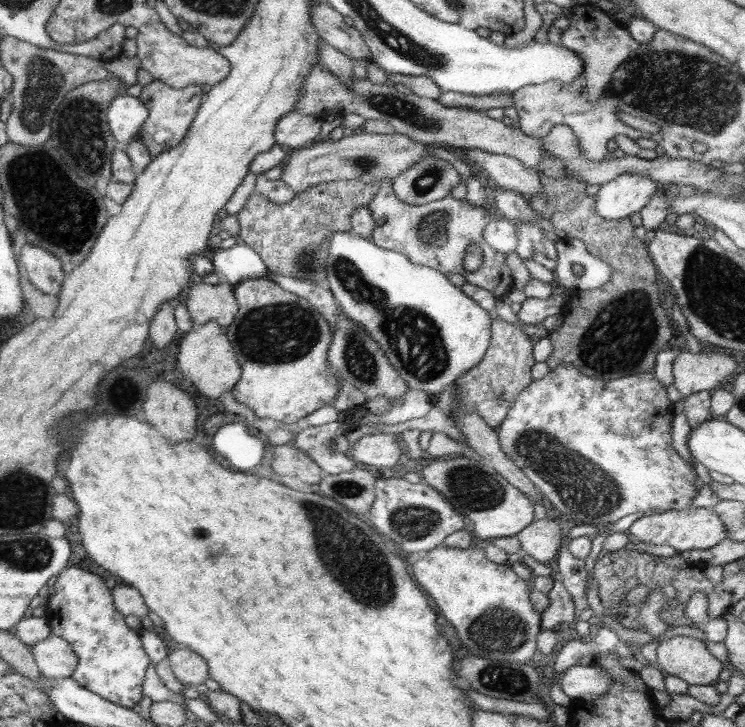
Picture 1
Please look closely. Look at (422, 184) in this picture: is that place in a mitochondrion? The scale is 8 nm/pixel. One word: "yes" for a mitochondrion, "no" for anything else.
yes

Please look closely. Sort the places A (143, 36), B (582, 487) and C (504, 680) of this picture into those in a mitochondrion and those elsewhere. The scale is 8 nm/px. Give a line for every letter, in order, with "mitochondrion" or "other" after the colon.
A: other
B: mitochondrion
C: mitochondrion

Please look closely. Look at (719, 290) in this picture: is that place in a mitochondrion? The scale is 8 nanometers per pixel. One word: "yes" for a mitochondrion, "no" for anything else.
yes

